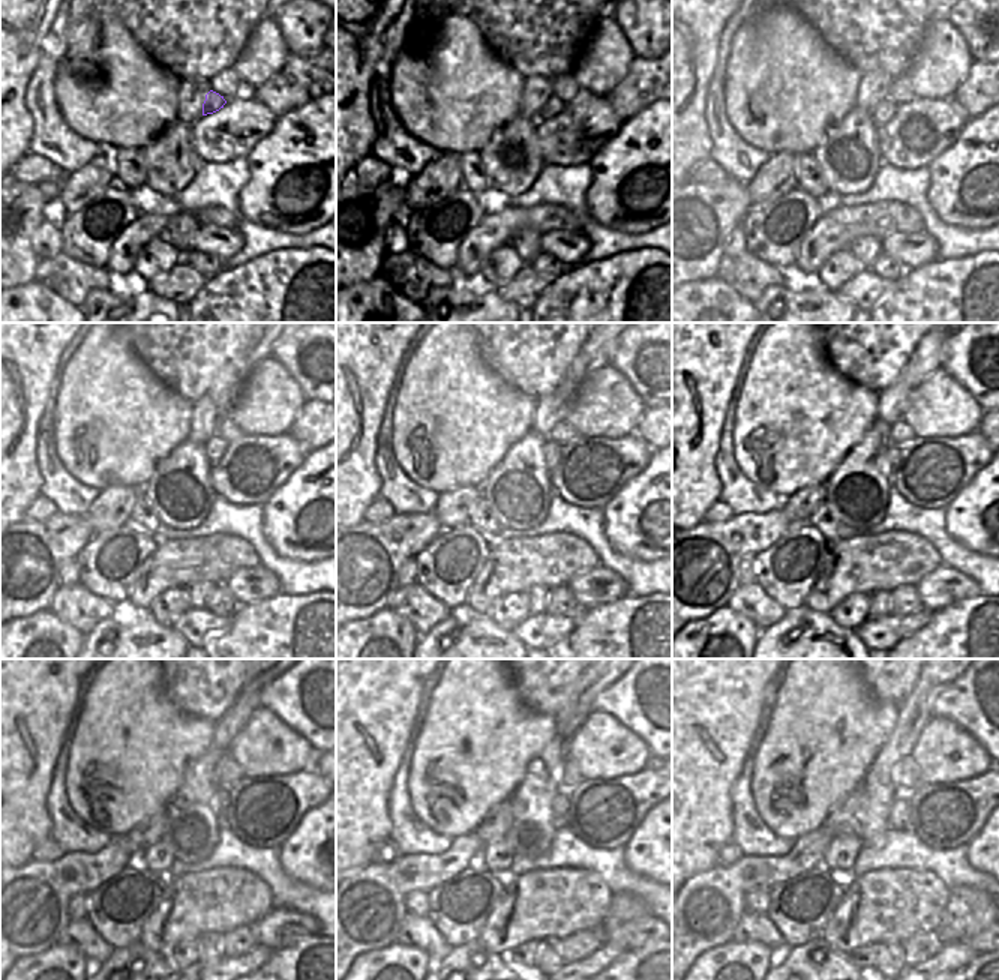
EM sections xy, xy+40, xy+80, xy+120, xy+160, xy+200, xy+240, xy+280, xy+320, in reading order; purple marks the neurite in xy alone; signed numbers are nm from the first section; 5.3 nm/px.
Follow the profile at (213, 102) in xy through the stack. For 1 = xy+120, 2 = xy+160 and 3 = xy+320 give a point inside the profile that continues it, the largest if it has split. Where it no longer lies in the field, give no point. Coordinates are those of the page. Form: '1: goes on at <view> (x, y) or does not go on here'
1: goes on at xy+120 (215, 447)
2: goes on at xy+160 (552, 449)
3: goes on at xy+320 (899, 811)

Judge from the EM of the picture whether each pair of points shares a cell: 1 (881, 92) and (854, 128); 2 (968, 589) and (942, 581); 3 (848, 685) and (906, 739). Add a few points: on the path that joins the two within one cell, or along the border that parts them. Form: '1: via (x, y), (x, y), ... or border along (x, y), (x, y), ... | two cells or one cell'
1: border along (857, 107), (870, 111) | two cells
2: via (962, 587), (948, 587) | one cell
3: border along (899, 706), (899, 718), (893, 733), (873, 757) | two cells

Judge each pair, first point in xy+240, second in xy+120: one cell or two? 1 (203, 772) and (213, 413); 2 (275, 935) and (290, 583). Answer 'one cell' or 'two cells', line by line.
1: two cells
2: two cells

